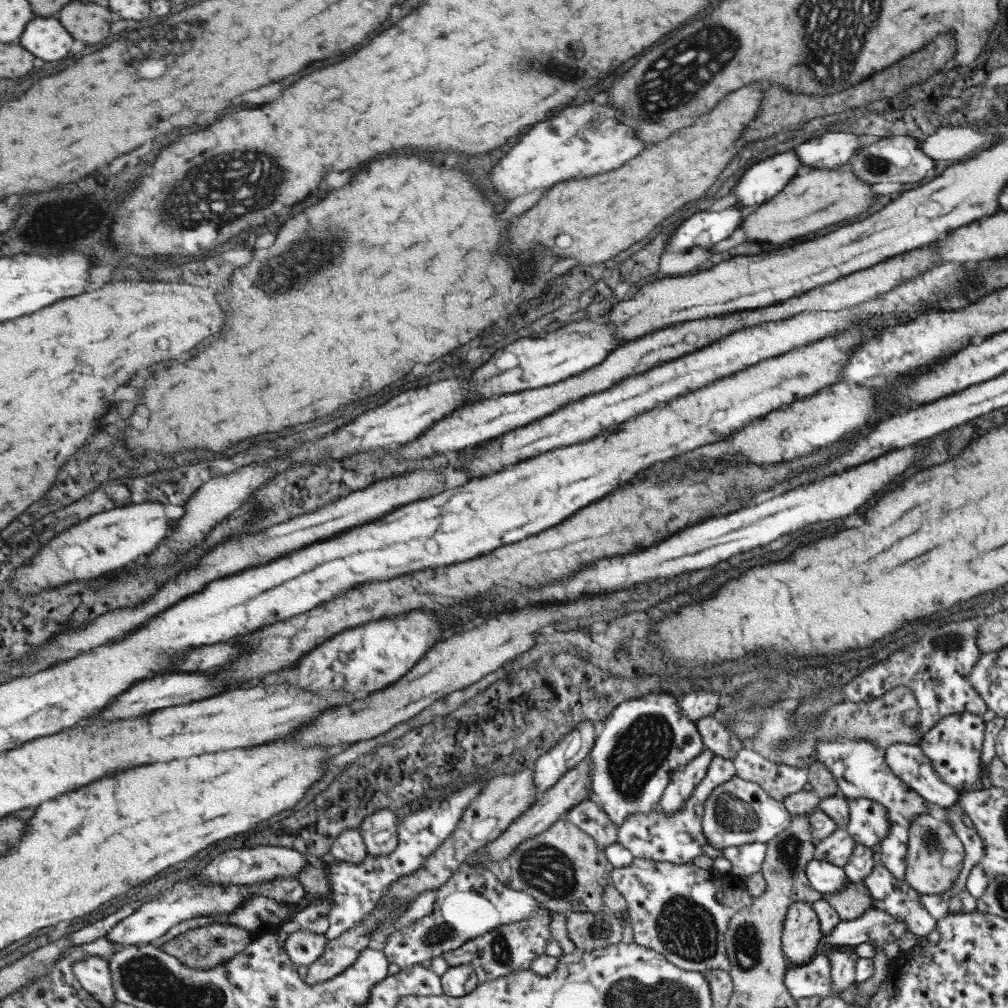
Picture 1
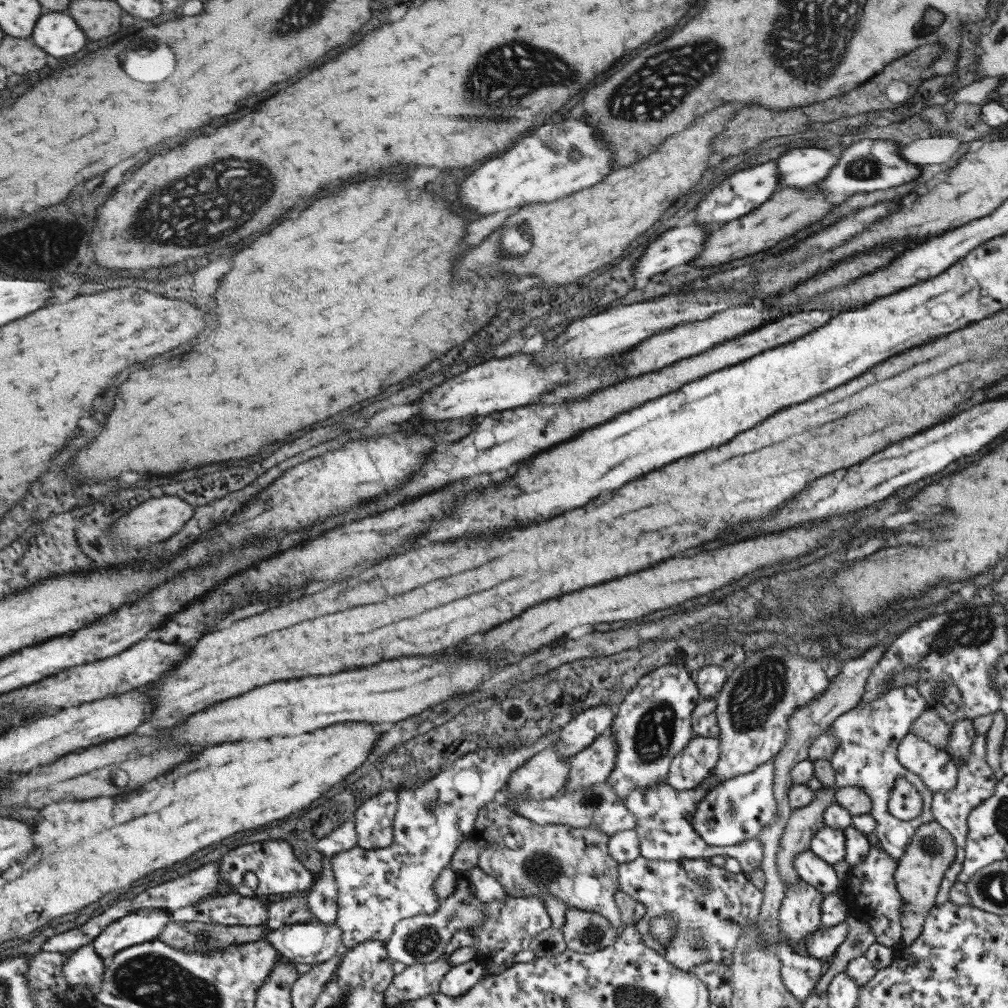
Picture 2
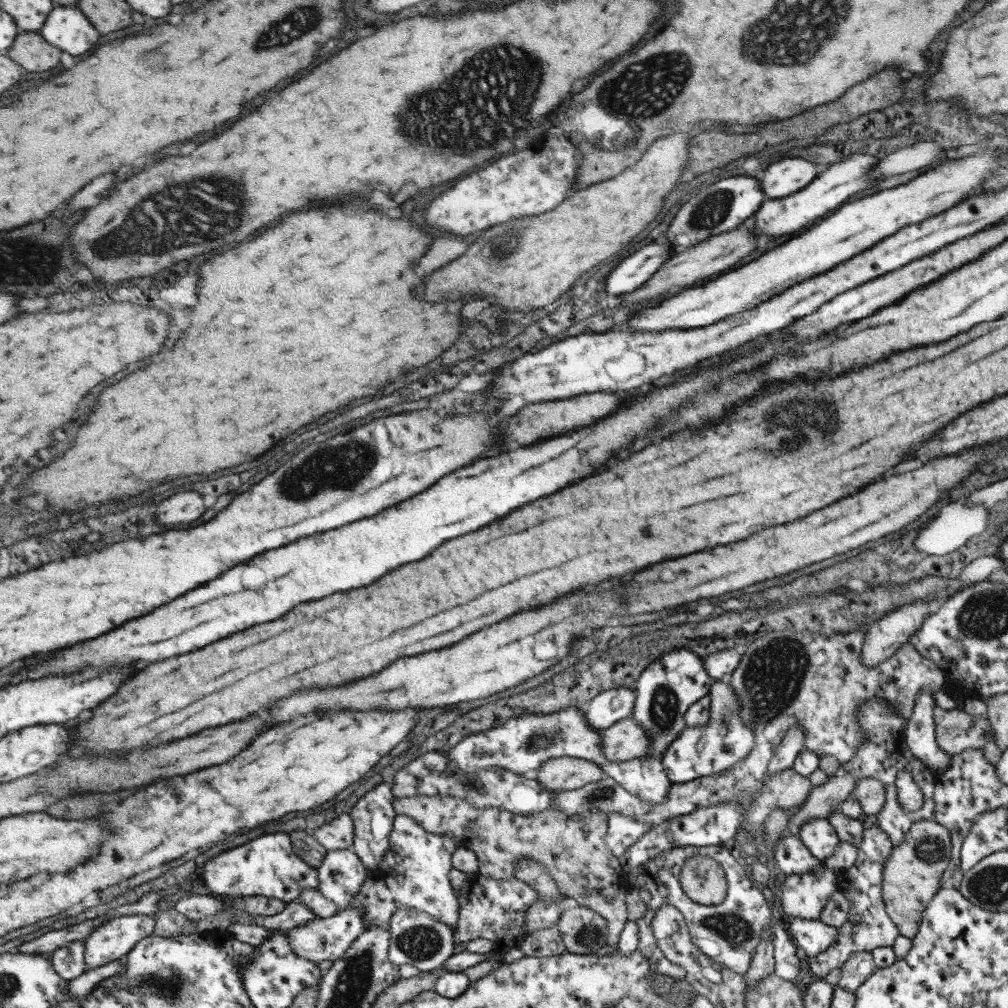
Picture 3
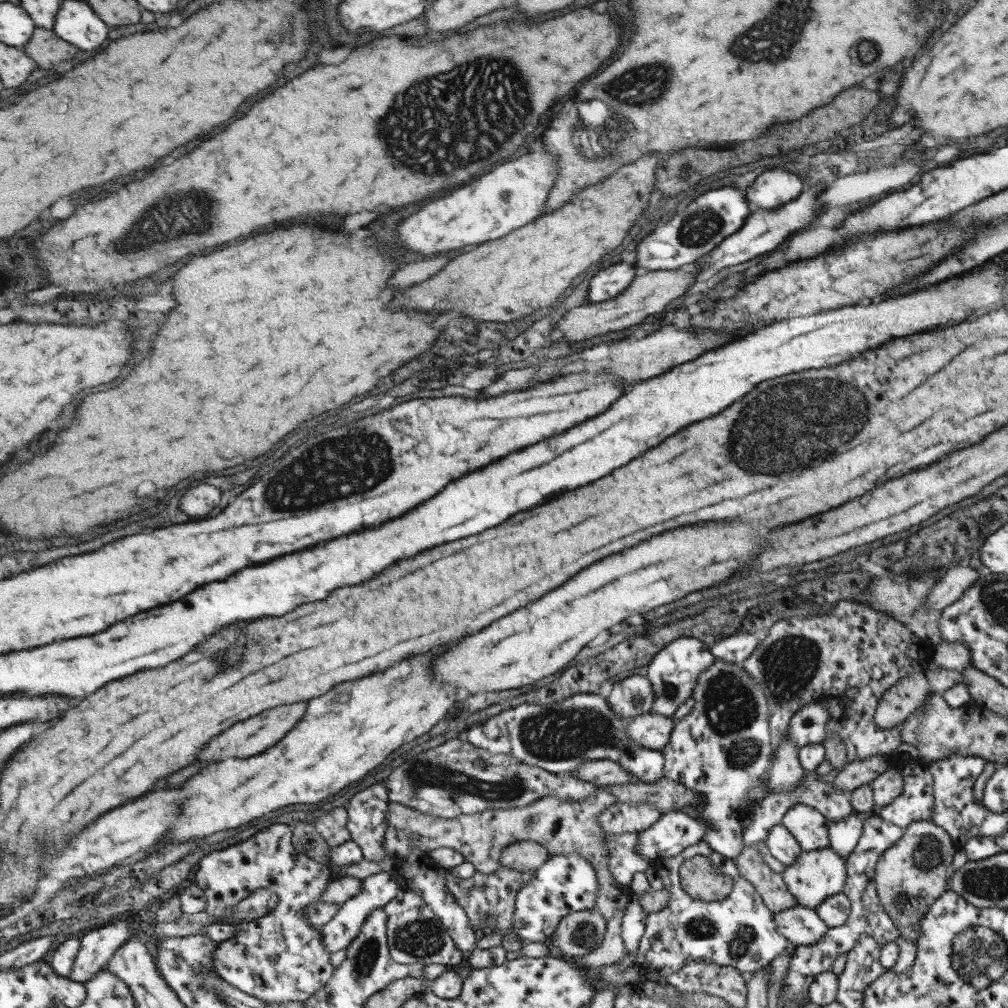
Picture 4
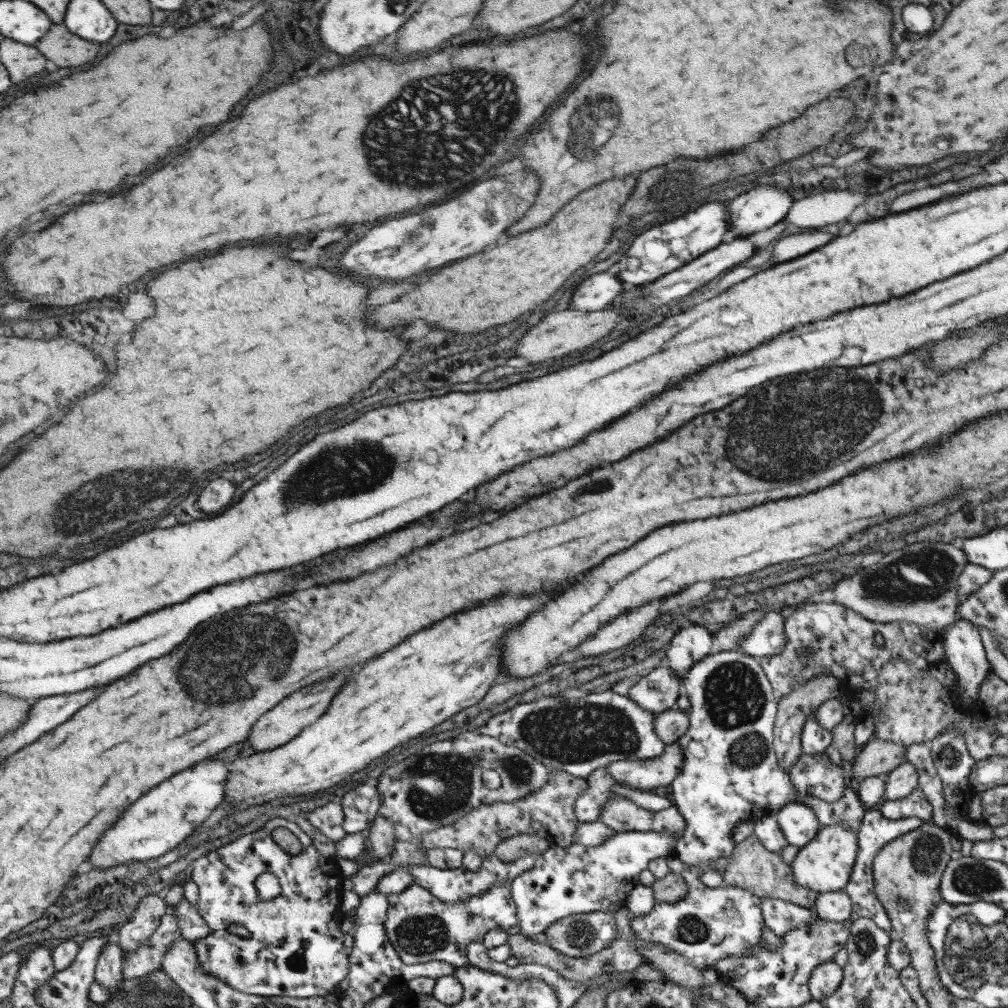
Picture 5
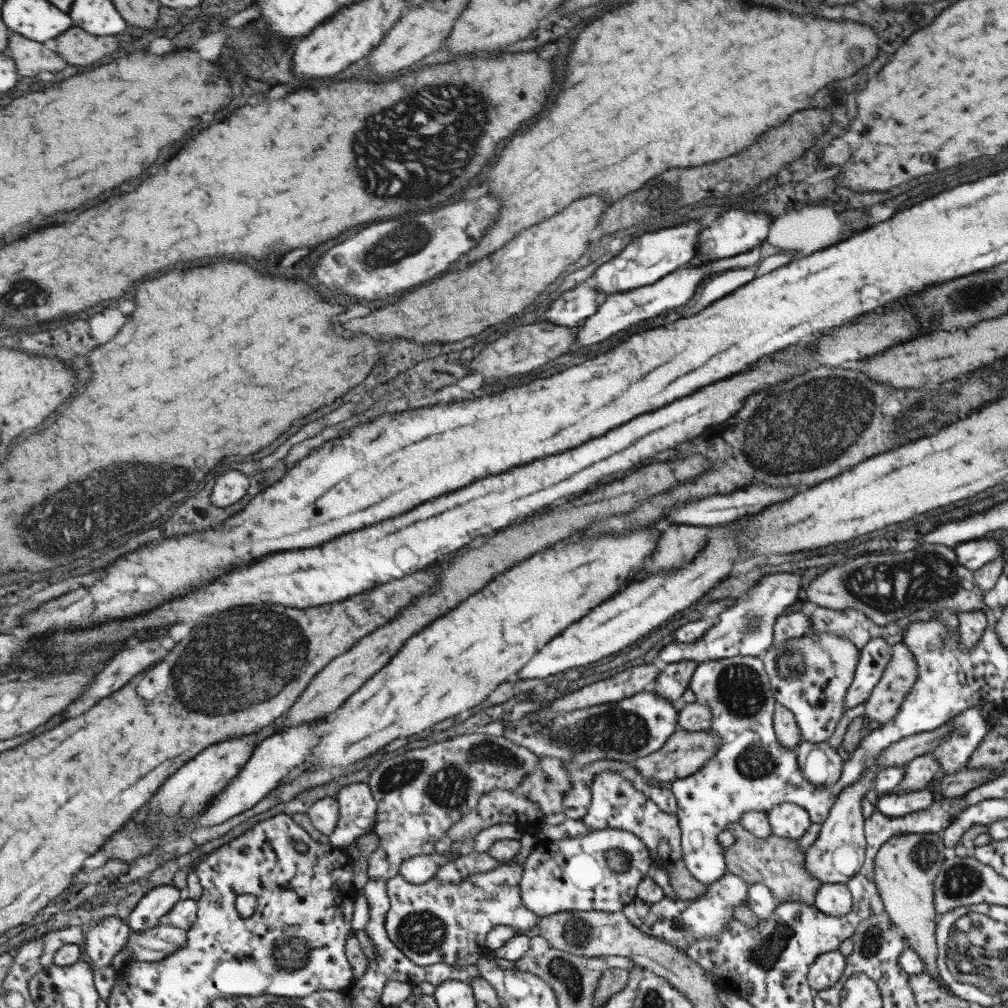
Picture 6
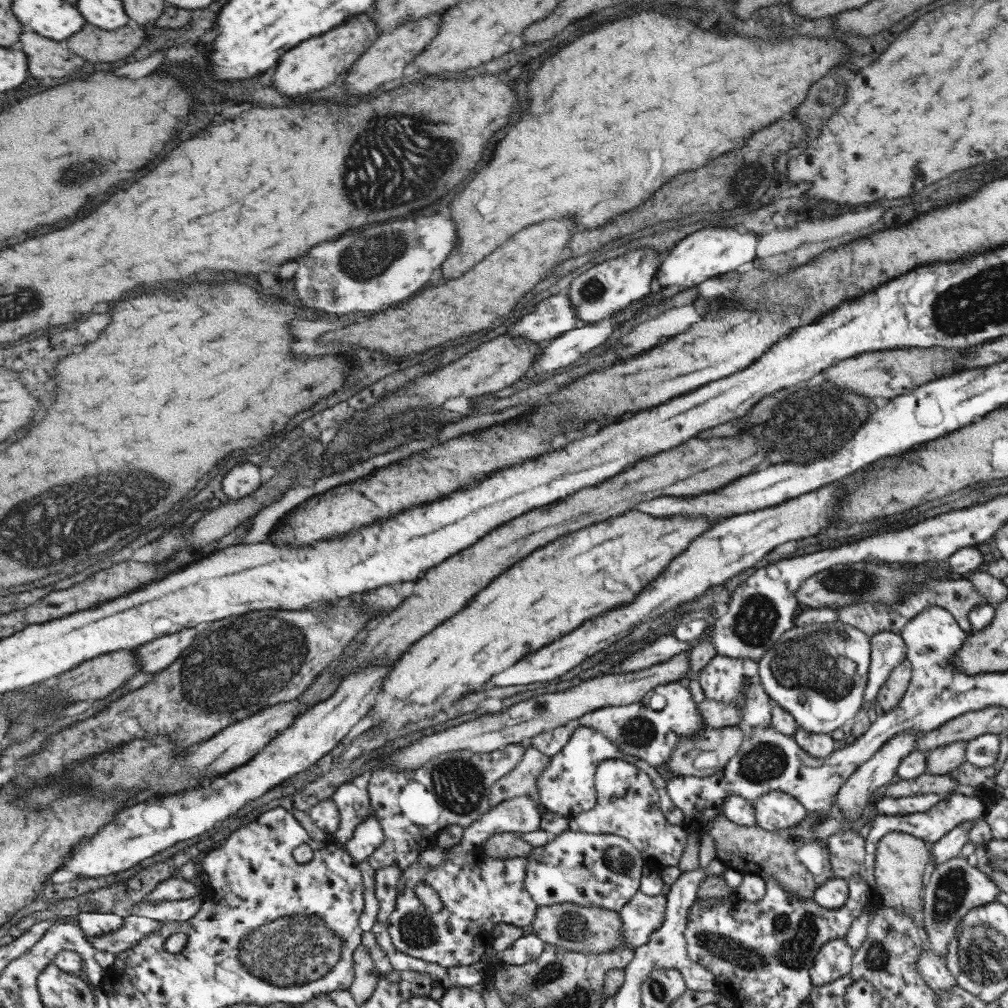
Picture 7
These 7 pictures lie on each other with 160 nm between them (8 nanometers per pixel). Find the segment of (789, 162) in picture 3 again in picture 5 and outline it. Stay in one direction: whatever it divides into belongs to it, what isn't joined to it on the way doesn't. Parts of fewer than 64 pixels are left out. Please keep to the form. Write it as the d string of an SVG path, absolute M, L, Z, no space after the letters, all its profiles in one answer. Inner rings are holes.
M767 184L738 193L727 202L730 220L728 239L747 239L755 232L771 228L784 218L792 201L792 196L784 188L773 188Z

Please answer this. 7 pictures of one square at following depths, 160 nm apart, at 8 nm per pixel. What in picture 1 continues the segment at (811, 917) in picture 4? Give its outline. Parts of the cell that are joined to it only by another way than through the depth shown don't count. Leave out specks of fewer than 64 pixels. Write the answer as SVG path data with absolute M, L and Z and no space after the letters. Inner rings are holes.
M865 907L865 910L857 918L839 921L835 928L830 930L829 934L823 934L820 938L821 942L829 944L833 947L849 947L862 943L874 942L874 946L884 950L888 959L899 956L898 942L906 933L908 926L900 921L897 917L887 914L884 910L875 907Z

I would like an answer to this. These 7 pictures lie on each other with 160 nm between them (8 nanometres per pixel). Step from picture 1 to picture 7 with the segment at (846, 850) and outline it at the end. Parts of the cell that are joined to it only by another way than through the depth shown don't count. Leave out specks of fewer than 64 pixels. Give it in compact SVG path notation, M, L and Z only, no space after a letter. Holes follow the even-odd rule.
M771 790L762 794L753 803L755 827L775 832L791 828L806 817L806 810L786 792Z

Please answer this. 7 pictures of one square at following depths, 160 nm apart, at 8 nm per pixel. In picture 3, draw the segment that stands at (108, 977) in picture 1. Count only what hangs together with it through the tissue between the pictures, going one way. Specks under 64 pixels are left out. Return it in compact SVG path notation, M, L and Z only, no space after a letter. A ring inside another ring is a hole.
M83 940L72 942L69 946L56 950L49 957L56 971L65 980L79 978L89 969L86 961L86 941Z

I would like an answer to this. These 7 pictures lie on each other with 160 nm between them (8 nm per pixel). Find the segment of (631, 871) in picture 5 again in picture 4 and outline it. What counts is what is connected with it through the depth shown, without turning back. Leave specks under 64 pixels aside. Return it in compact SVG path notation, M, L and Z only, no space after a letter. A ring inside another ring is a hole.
M684 810L661 815L647 830L637 833L636 854L647 860L675 856L702 840L705 827ZM573 852L569 855L550 856L539 866L539 869L532 874L532 878L527 884L523 884L517 891L514 900L514 911L512 914L513 932L521 939L531 942L545 941L555 930L558 920L570 912L591 909L597 894L597 874L593 871L593 866L585 860L580 853Z

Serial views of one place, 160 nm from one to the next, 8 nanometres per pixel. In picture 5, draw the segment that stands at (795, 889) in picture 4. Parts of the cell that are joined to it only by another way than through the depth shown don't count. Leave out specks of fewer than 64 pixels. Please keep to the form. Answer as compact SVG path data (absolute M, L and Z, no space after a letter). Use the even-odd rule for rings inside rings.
M830 824L823 826L805 846L802 846L790 862L793 880L799 886L815 893L835 892L842 890L849 880L857 854L856 833L846 828L844 824Z

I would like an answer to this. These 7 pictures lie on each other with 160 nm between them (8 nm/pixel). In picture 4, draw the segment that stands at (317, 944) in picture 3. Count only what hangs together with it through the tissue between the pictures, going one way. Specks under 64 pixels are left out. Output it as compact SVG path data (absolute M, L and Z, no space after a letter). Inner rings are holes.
M383 871L381 874L374 874L363 880L363 890L359 891L357 896L347 901L325 926L322 926L324 935L324 947L329 952L339 952L351 944L363 928L364 922L371 916L376 908L384 907L389 904L399 893L403 892L396 874Z

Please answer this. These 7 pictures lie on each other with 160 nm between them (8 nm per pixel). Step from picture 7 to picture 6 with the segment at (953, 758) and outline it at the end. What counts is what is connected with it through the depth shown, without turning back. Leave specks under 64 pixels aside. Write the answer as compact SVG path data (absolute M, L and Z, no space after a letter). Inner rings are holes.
M925 753L916 756L904 764L903 778L898 782L894 792L905 794L926 788L926 784L932 780L934 772L939 770L940 766L932 754Z

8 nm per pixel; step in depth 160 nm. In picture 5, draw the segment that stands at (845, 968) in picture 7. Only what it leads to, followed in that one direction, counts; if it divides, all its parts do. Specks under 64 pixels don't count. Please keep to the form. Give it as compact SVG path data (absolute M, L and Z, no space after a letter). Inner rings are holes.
M832 960L818 964L807 979L808 991L813 1001L819 1001L835 992L842 979L842 967Z

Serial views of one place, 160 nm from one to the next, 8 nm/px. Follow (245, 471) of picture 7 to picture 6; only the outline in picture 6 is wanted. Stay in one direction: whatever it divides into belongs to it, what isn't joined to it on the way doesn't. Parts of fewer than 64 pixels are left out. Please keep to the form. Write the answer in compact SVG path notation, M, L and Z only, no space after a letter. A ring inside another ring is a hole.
M233 470L233 472L227 472L225 476L221 476L213 488L213 494L211 494L211 502L213 506L219 506L219 508L227 508L235 502L239 502L247 492L249 492L249 476Z

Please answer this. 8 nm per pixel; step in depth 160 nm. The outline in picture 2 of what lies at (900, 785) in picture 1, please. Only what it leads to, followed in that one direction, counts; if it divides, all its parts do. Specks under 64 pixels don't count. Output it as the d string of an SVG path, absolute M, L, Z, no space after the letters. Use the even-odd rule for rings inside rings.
M897 687L885 691L879 698L871 702L860 702L855 708L835 718L830 725L831 735L839 745L834 748L827 760L834 770L834 788L853 786L862 788L870 798L870 811L875 821L871 839L897 862L905 852L908 842L920 824L933 821L930 811L932 792L926 789L921 779L905 770L896 759L896 748L899 741L909 734L912 722L919 718L919 713L927 709L925 701L913 687ZM897 778L904 778L921 795L921 812L916 820L902 821L893 818L887 812L886 802Z

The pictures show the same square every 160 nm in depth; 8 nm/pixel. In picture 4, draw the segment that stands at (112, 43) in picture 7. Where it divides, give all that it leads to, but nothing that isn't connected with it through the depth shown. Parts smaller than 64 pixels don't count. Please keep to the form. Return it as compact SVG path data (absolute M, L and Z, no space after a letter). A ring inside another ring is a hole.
M36 28L32 39L22 47L41 68L53 68L65 60L75 58L79 52L77 46L65 42L54 30Z

